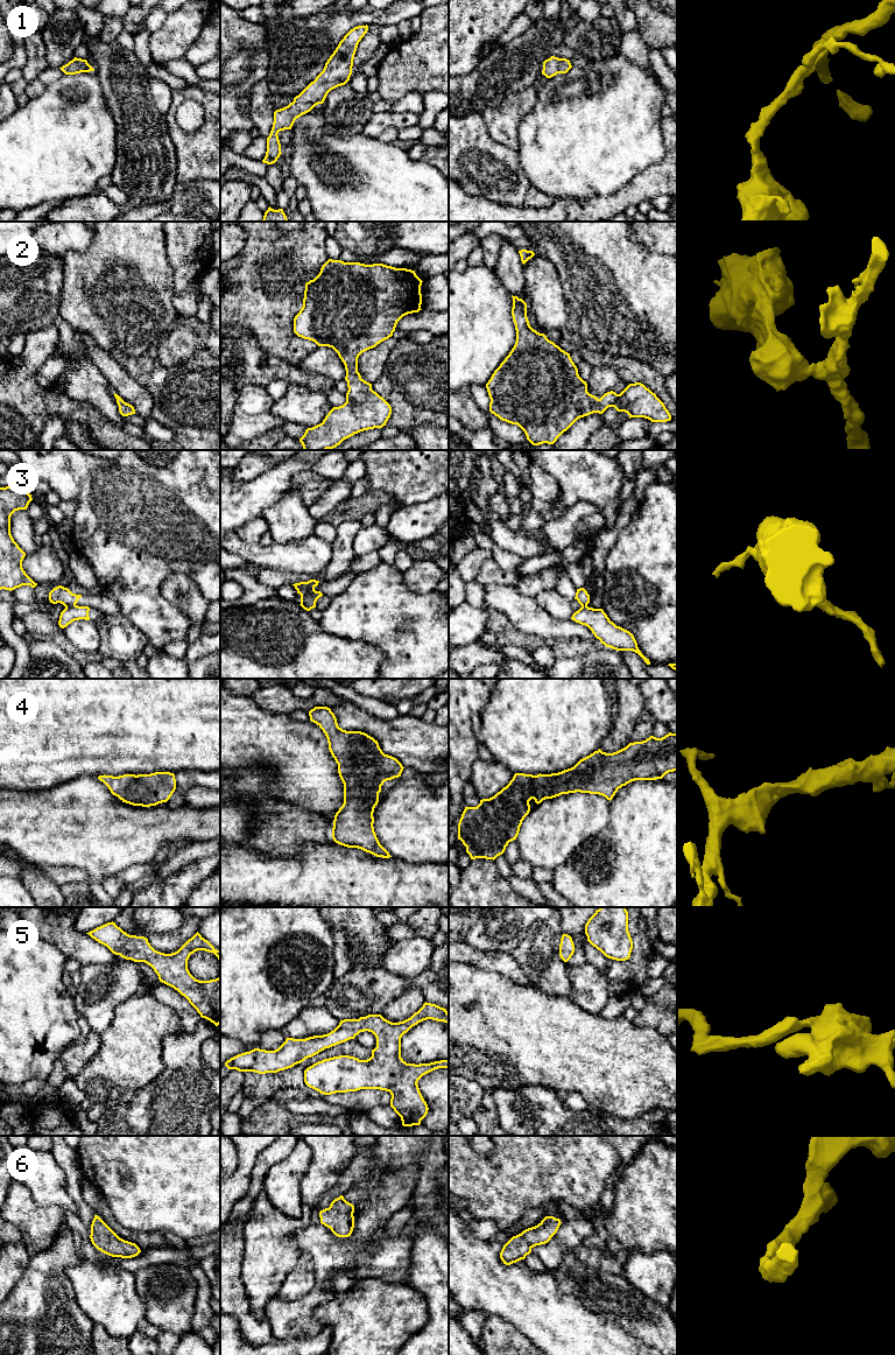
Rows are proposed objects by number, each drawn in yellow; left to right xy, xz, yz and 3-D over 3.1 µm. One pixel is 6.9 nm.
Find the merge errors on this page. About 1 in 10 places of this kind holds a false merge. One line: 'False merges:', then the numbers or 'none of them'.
False merges: 3

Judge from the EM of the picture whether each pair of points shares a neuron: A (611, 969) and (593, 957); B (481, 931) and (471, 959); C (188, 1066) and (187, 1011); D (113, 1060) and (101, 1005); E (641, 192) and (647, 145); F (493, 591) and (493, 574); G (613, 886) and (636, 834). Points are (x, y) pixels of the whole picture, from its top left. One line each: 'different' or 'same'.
A: same
B: different
C: different
D: different
E: different
F: different
G: same

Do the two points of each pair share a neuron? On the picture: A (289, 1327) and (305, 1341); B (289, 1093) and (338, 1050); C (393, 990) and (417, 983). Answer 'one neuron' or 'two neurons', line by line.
A: two neurons
B: two neurons
C: one neuron

